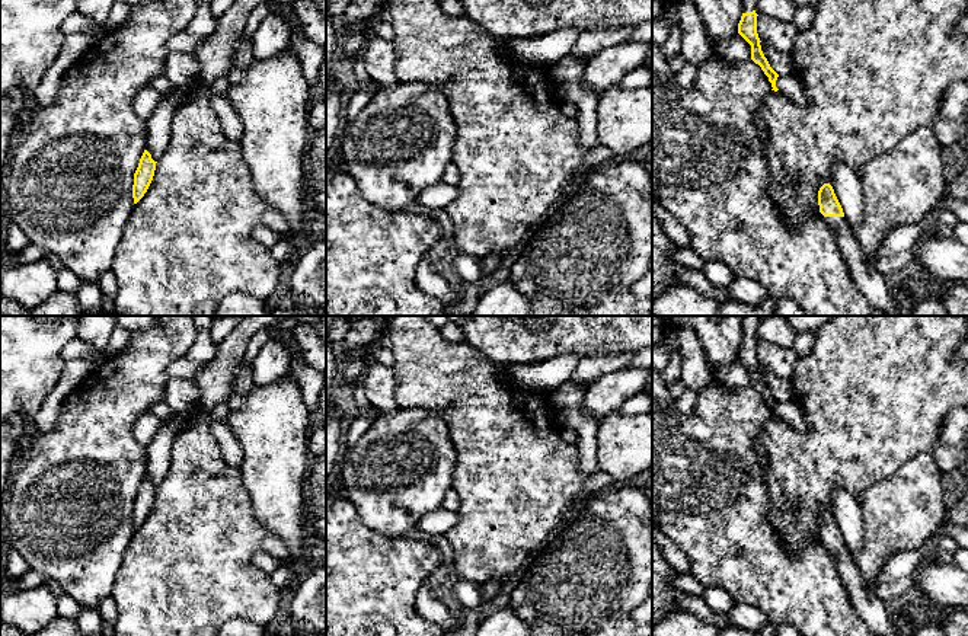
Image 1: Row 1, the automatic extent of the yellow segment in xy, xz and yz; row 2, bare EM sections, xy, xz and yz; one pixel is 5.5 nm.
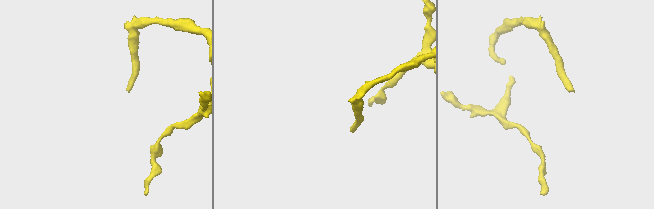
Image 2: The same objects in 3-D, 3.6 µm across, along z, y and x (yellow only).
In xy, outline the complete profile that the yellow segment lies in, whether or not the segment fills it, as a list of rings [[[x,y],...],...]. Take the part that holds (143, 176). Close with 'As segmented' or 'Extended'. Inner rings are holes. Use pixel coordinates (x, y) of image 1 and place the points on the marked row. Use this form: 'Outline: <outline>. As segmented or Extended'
Outline: [[[144,150],[138,167],[134,173],[134,185],[132,185],[134,204],[137,204],[147,192],[154,176],[156,163],[157,162],[151,159],[151,154],[147,150]]]. As segmented

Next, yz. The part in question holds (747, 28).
Outline: [[[742,0],[742,16],[738,23],[738,33],[751,45],[751,60],[761,67],[764,74],[771,83],[771,90],[777,92],[776,80],[779,74],[770,67],[767,58],[764,57],[760,45],[760,38],[757,33],[757,7],[758,0]]]. Extended

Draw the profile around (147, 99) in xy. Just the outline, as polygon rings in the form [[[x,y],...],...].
[[[144,86],[140,89],[134,99],[134,111],[143,119],[148,121],[150,116],[154,114],[157,105],[162,102],[163,93],[157,92],[153,86]]]

